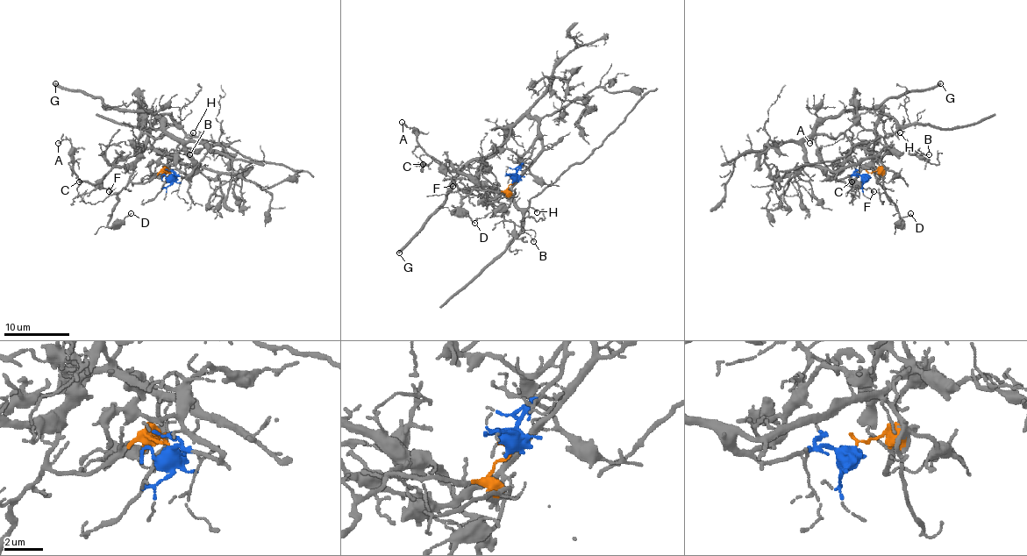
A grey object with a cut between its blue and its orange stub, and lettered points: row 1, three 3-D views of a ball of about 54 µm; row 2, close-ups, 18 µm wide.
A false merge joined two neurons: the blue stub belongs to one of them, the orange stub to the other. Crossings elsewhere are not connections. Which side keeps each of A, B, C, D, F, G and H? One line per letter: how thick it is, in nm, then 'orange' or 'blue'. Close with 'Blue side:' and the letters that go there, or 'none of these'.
A: calibre 90 nm; orange
B: calibre 90 nm; blue
C: calibre 130 nm; orange
D: calibre 110 nm; orange
F: calibre 100 nm; orange
G: calibre 320 nm; blue
H: calibre 90 nm; orange
Blue side: B, G

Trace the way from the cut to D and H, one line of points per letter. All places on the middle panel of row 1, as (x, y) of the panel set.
D: (514, 180), (504, 191), (474, 189), (462, 199), (452, 214), (467, 214), (475, 222)
H: (514, 180), (504, 191), (475, 189), (477, 186), (493, 188), (517, 208), (531, 208), (538, 212)

